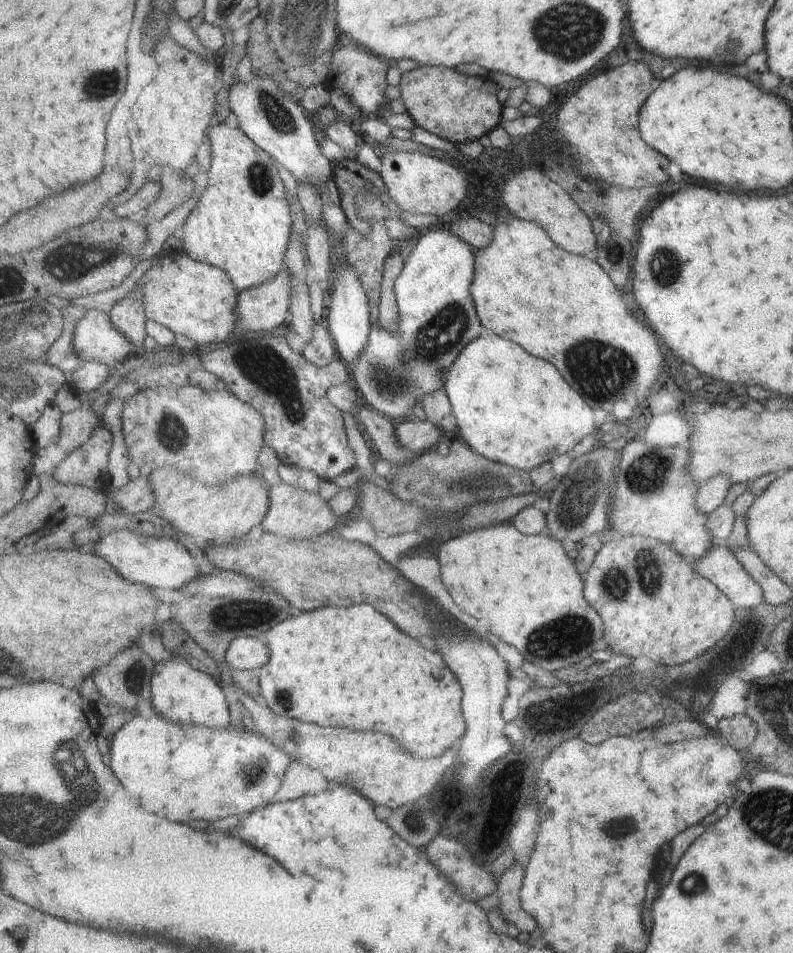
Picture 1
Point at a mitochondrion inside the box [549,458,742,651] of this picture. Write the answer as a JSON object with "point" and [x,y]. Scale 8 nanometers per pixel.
{"point":[572,513]}

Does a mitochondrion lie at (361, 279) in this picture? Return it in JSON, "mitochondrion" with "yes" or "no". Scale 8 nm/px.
{"mitochondrion":"no"}

